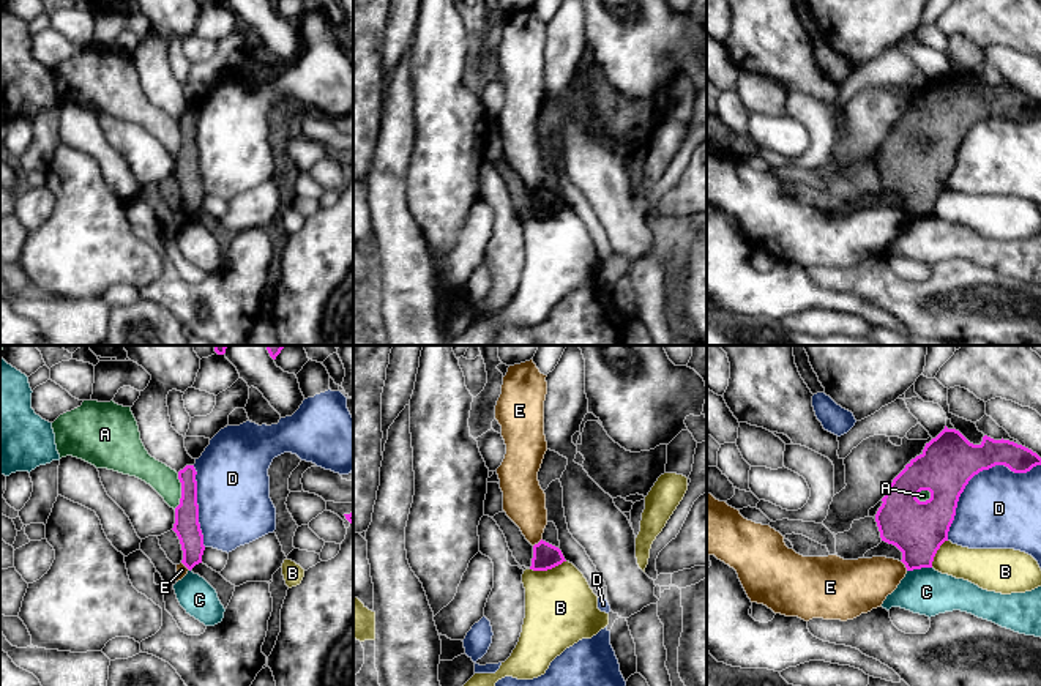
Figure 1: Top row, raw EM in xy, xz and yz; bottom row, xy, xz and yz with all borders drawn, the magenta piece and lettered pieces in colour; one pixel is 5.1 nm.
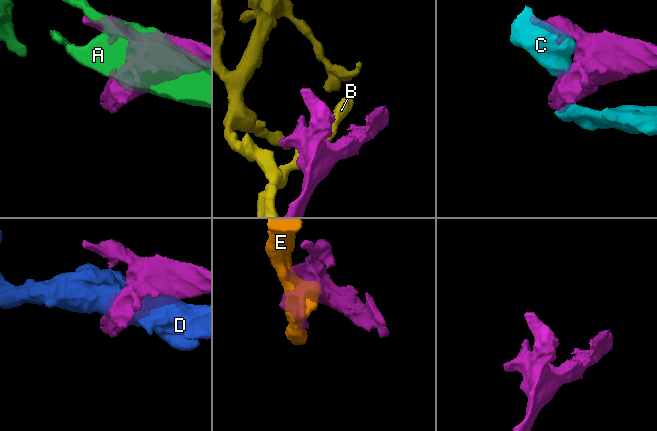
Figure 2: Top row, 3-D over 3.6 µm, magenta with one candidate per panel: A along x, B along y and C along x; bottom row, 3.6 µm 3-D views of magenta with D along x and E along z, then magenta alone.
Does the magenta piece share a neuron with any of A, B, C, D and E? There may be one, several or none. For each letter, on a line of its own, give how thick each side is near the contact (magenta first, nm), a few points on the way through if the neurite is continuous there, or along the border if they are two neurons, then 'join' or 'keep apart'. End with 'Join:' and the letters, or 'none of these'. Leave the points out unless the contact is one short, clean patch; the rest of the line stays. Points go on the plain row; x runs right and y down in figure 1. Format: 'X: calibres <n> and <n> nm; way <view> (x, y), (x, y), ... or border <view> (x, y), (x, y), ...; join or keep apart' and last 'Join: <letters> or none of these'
A: calibres 130 and 140 nm; keep apart
B: calibres 130 and 360 nm; border xz (565, 207), (546, 216), (530, 216); keep apart
C: calibres 280 and 240 nm; border yz (931, 213), (907, 218); keep apart
D: calibres 280 and 400 nm; keep apart
E: calibres 280 and 260 nm; border yz (901, 207), (907, 216); keep apart
Join: none of these

